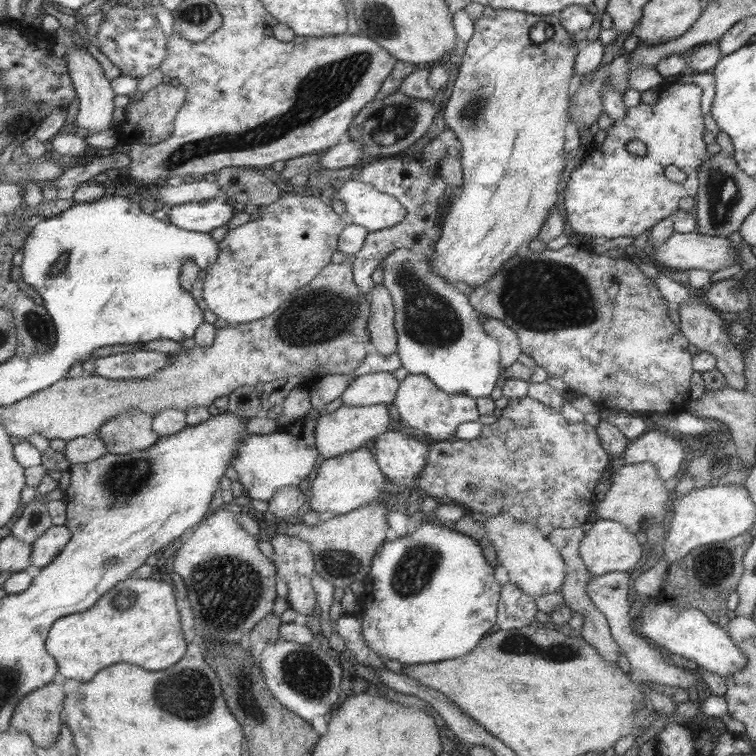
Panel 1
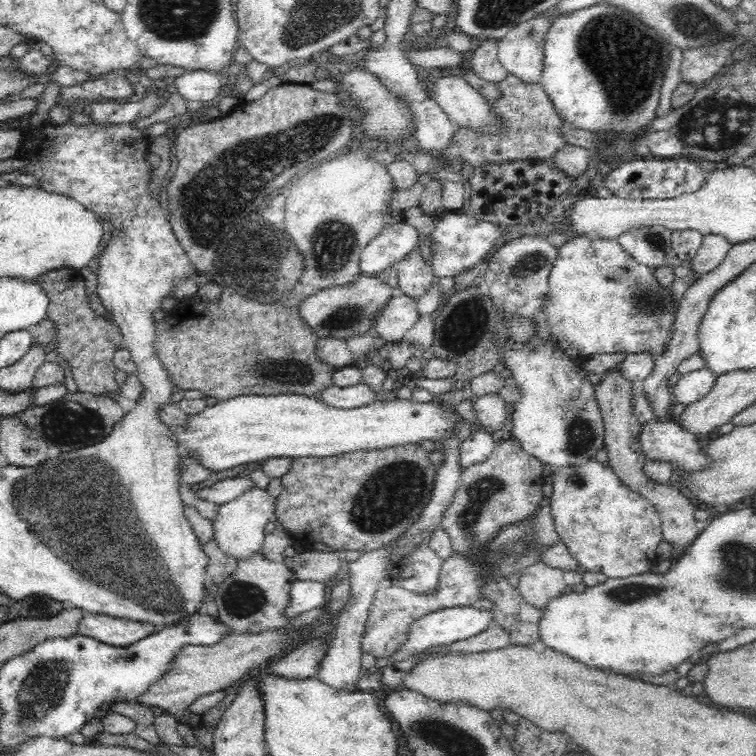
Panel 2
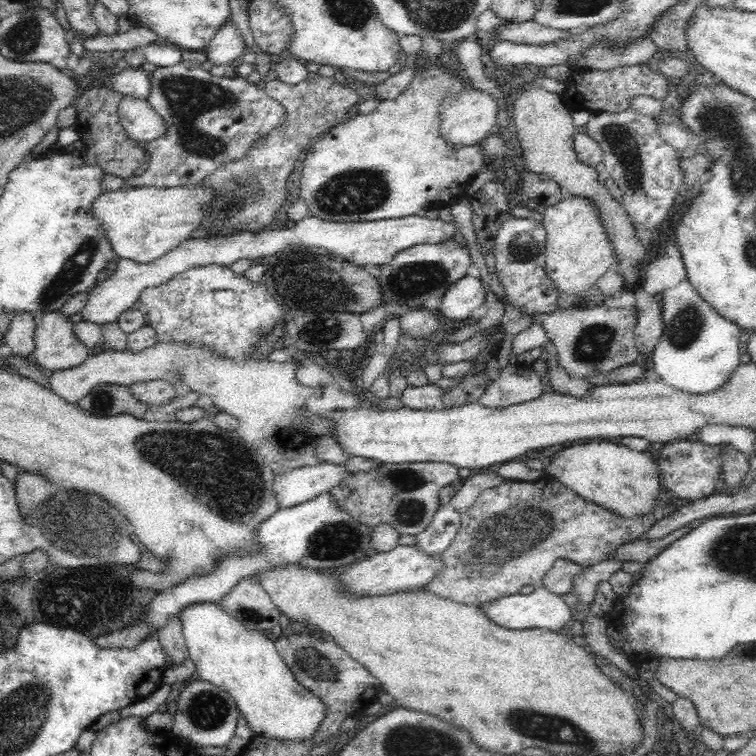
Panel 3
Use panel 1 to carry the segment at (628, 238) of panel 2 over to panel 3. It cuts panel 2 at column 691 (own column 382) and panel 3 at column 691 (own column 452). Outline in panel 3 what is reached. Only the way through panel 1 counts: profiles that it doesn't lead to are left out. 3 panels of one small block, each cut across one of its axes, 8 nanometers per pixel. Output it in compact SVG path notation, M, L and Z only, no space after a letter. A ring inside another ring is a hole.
M688 280L661 292L664 330L654 347L651 368L669 386L690 394L719 389L741 365L738 326L720 316Z

